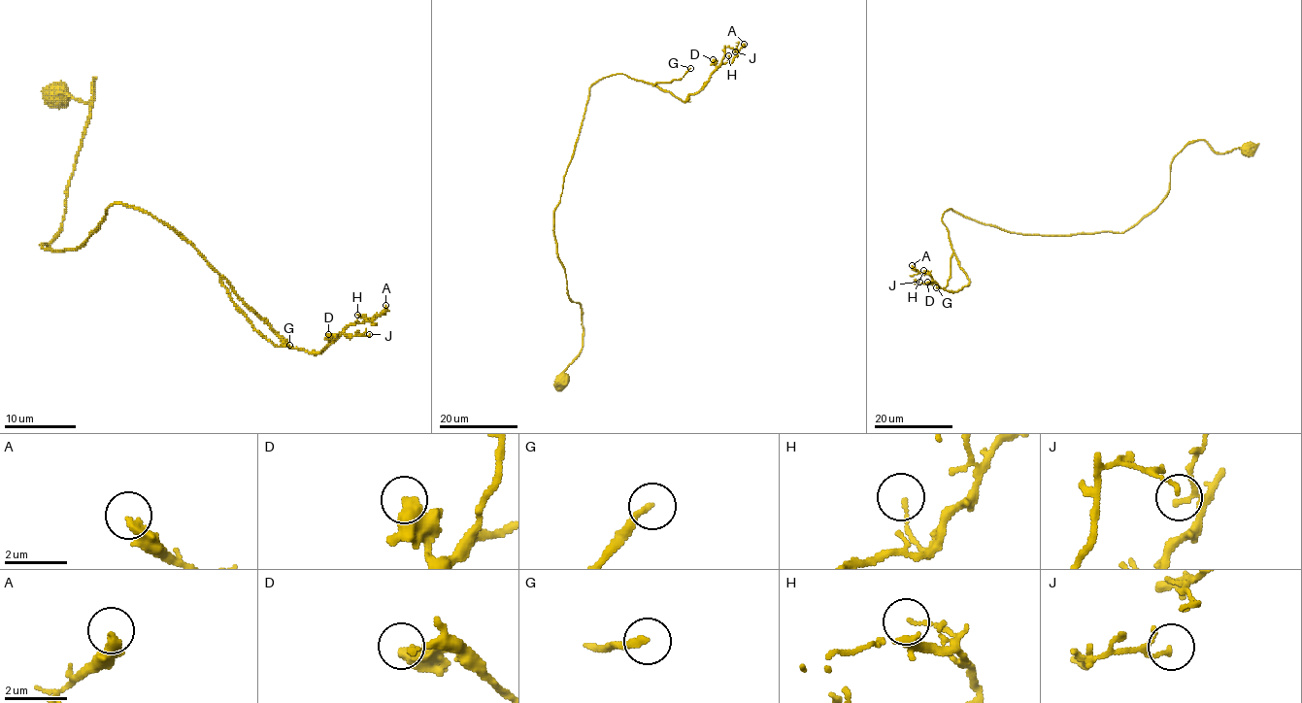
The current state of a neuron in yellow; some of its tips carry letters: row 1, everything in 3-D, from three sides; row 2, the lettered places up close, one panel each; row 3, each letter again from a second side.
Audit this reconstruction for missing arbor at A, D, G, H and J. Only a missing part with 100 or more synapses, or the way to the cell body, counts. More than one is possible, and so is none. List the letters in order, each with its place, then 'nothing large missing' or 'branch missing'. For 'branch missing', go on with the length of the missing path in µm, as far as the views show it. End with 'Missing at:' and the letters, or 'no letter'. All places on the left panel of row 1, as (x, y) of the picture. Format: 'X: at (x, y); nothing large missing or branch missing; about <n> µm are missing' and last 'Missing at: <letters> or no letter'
A: at (385, 305); nothing large missing
D: at (328, 334); nothing large missing
G: at (289, 345); branch missing; about 100 µm are missing
H: at (357, 315); nothing large missing
J: at (369, 334); nothing large missing
Missing at: G

